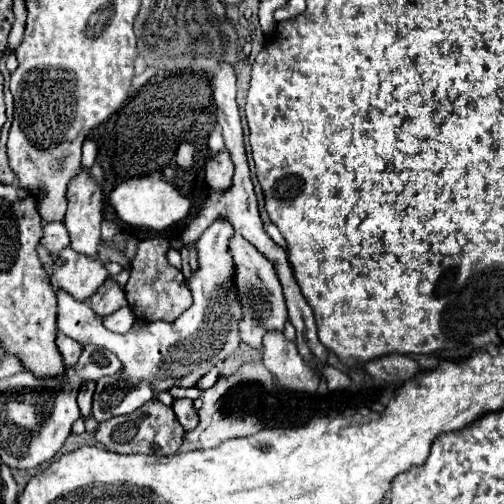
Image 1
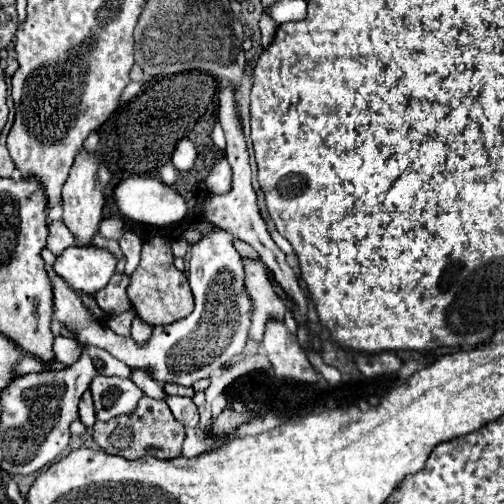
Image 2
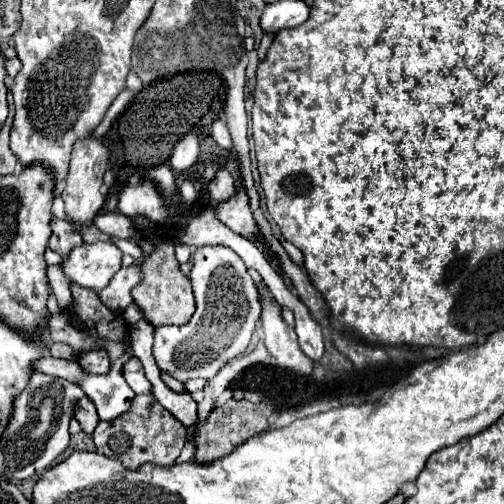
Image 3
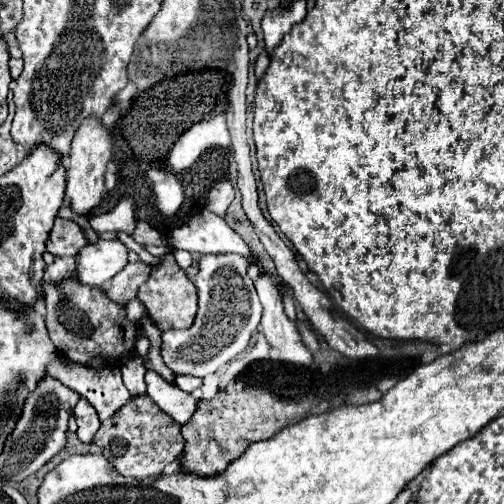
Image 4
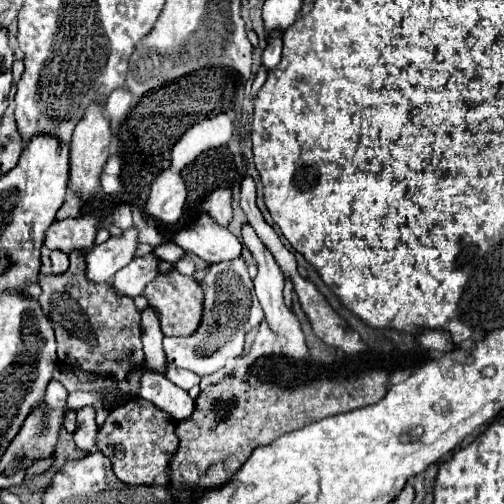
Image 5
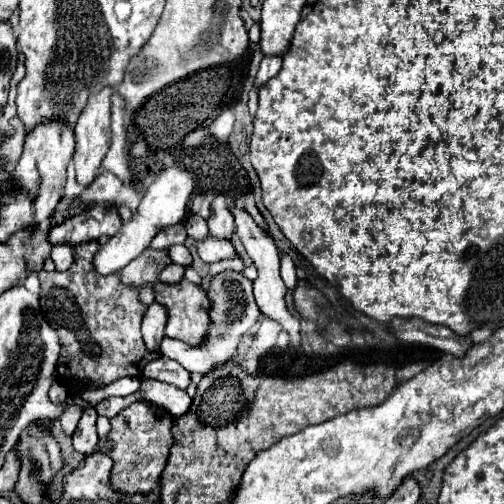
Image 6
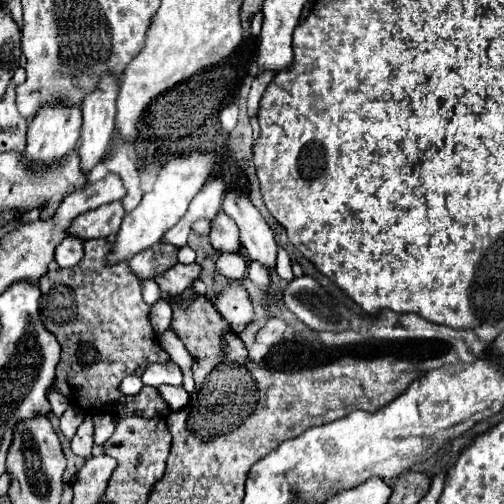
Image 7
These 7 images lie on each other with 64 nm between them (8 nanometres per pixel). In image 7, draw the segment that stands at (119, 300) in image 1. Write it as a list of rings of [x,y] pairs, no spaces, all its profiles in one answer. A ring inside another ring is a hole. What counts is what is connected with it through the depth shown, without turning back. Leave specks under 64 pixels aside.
[[[154,244],[154,248],[146,248],[144,252],[136,254],[128,264],[132,274],[138,280],[148,280],[148,278],[156,278],[158,274],[162,274],[164,270],[172,268],[178,260],[176,260],[176,246],[170,244]]]

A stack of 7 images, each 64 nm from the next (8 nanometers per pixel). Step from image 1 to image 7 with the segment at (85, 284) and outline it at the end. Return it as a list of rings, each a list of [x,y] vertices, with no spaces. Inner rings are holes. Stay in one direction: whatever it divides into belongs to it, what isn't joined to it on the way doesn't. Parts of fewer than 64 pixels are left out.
[[[190,152],[186,156],[178,156],[178,158],[172,158],[170,162],[166,162],[158,172],[158,178],[156,178],[152,190],[146,192],[144,198],[140,200],[140,204],[130,214],[124,216],[118,236],[110,246],[106,264],[126,262],[132,256],[136,256],[138,252],[154,246],[162,238],[162,234],[166,230],[170,230],[186,214],[190,200],[202,190],[204,182],[208,180],[210,172],[214,170],[216,162],[218,162],[218,156],[214,152]]]

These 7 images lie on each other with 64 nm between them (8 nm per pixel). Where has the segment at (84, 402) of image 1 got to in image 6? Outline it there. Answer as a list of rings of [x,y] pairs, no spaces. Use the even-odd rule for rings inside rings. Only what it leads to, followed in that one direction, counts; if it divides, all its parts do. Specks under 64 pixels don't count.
[[[84,408],[82,418],[78,422],[76,432],[72,434],[74,440],[74,448],[82,454],[92,454],[96,450],[96,442],[98,442],[98,434],[96,434],[96,410],[94,408]]]

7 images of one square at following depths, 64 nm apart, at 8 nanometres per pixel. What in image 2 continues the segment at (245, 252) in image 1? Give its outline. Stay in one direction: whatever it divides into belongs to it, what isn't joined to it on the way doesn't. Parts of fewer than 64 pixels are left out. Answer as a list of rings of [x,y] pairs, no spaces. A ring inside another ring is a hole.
[[[242,258],[244,264],[244,282],[248,288],[248,296],[252,296],[252,324],[248,328],[248,338],[254,342],[260,342],[264,336],[264,328],[268,320],[284,320],[284,314],[288,306],[284,300],[276,294],[274,280],[270,278],[270,270],[260,260],[248,260]]]

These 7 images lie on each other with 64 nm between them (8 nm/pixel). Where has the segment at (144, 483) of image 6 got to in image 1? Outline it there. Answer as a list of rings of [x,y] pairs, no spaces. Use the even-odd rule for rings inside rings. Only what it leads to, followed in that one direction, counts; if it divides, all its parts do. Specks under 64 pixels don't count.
[[[150,400],[132,414],[104,420],[96,430],[96,440],[104,444],[108,450],[118,454],[170,456],[178,452],[178,448],[182,446],[182,438],[184,438],[184,428],[176,420],[176,414],[172,412],[172,408],[168,408],[160,400]]]

